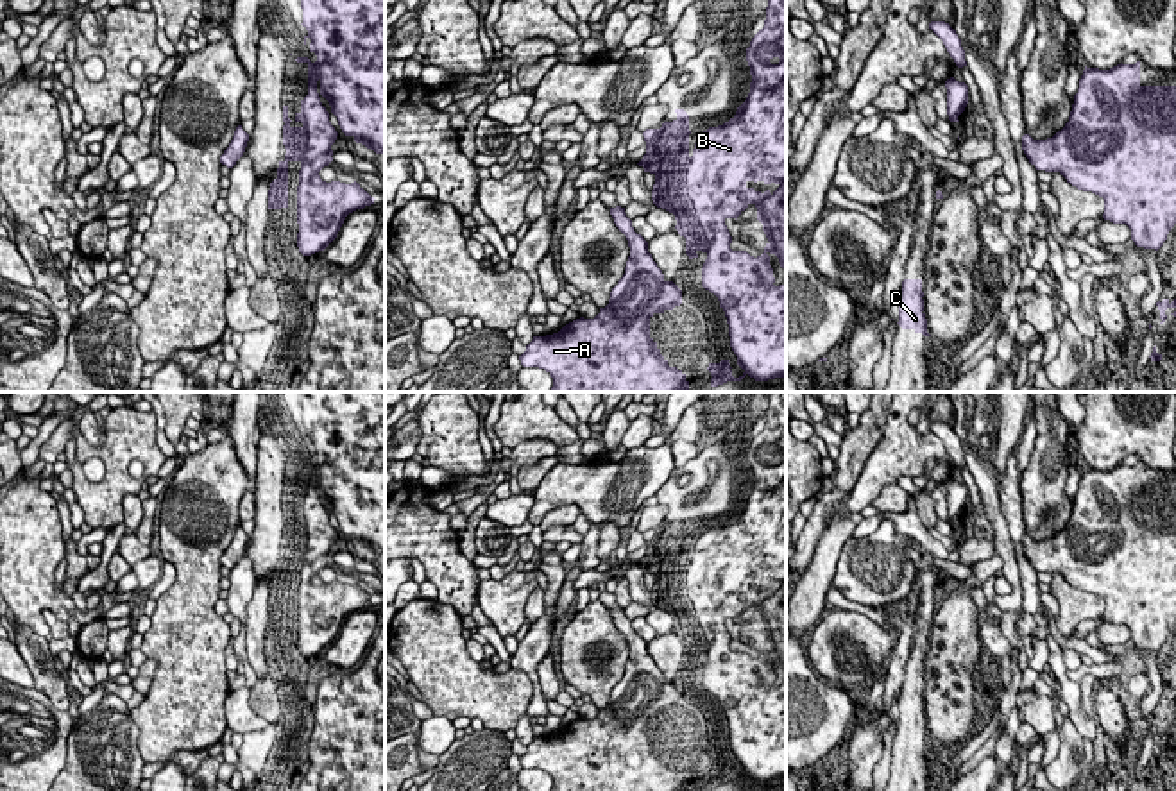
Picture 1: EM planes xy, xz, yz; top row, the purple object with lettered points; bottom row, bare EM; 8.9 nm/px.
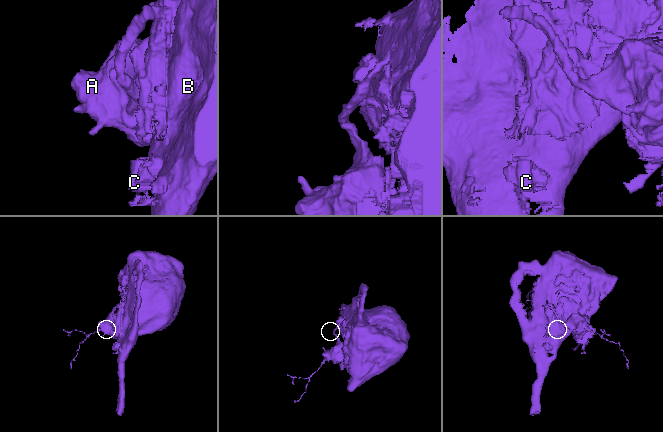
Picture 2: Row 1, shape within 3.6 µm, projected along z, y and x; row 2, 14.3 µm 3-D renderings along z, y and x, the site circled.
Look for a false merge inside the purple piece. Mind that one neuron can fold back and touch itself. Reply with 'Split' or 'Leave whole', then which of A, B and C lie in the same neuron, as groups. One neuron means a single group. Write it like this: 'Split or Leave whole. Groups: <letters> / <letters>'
Split. Groups: A / B C

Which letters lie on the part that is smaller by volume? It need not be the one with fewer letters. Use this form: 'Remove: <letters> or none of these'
Remove: A

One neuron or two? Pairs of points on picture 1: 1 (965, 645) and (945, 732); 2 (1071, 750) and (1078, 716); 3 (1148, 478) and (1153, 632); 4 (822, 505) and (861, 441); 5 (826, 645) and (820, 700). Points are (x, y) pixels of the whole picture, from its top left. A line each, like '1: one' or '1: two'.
1: one
2: two
3: one
4: one
5: two

